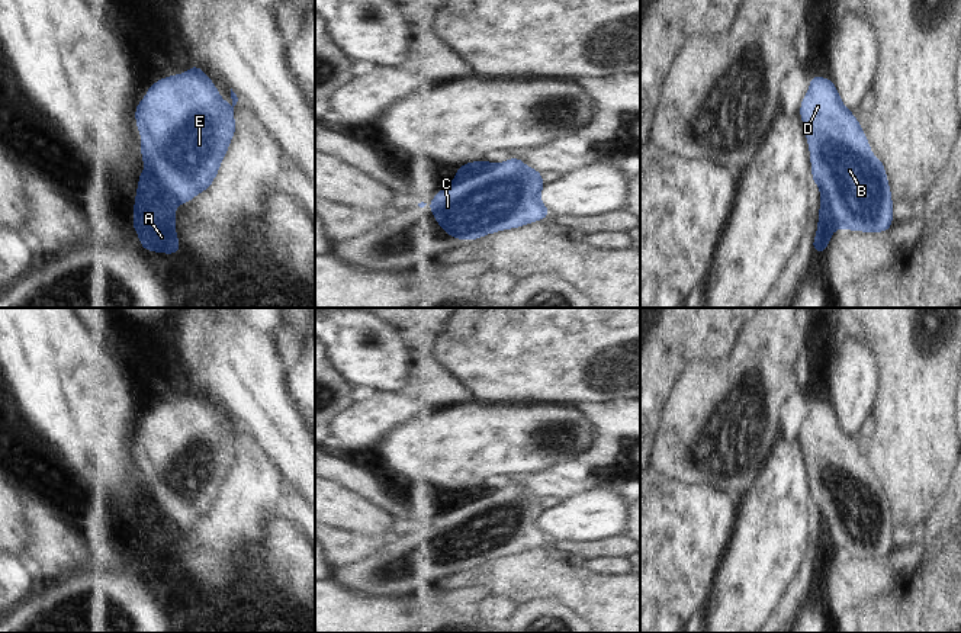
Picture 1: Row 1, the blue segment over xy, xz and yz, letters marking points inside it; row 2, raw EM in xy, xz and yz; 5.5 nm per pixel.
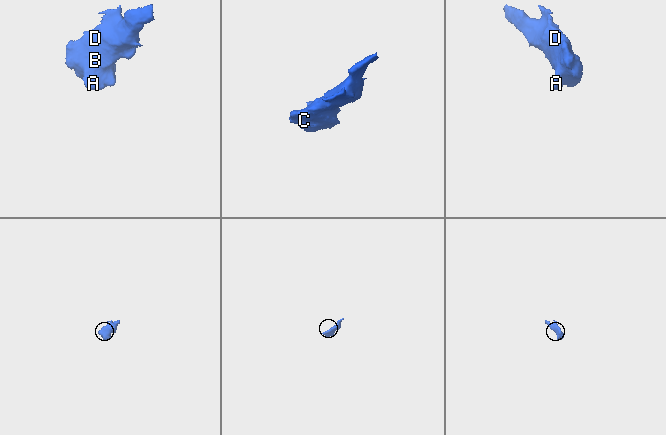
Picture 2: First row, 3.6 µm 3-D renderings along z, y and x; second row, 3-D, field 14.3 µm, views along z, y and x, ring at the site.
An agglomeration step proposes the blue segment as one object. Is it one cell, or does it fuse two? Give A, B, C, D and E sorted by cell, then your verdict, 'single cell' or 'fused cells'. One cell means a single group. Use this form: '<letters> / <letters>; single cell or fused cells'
A B C D E; single cell

